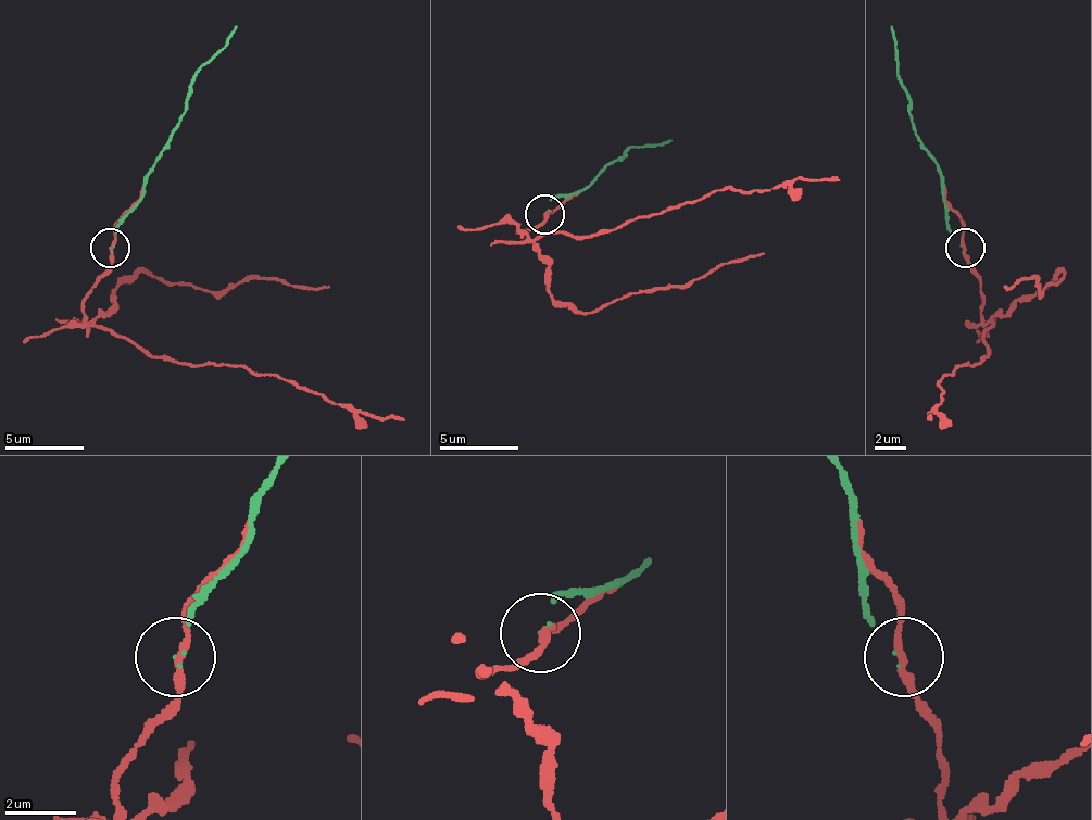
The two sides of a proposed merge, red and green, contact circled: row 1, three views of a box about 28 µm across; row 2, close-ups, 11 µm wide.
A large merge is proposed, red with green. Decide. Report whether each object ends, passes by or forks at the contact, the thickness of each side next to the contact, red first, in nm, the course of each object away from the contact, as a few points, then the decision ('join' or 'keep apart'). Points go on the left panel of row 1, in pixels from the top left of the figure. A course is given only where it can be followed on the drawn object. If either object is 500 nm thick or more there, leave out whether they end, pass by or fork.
red passes by; green ends; calibres 200 and 40 nm; course red (109, 249), (109, 273), (97, 284), (85, 312), (97, 324), (152, 355), (236, 363), (362, 415), (405, 418); course green (109, 249), (121, 216), (140, 197), (148, 169), (176, 129), (196, 74), (236, 26); keep apart

